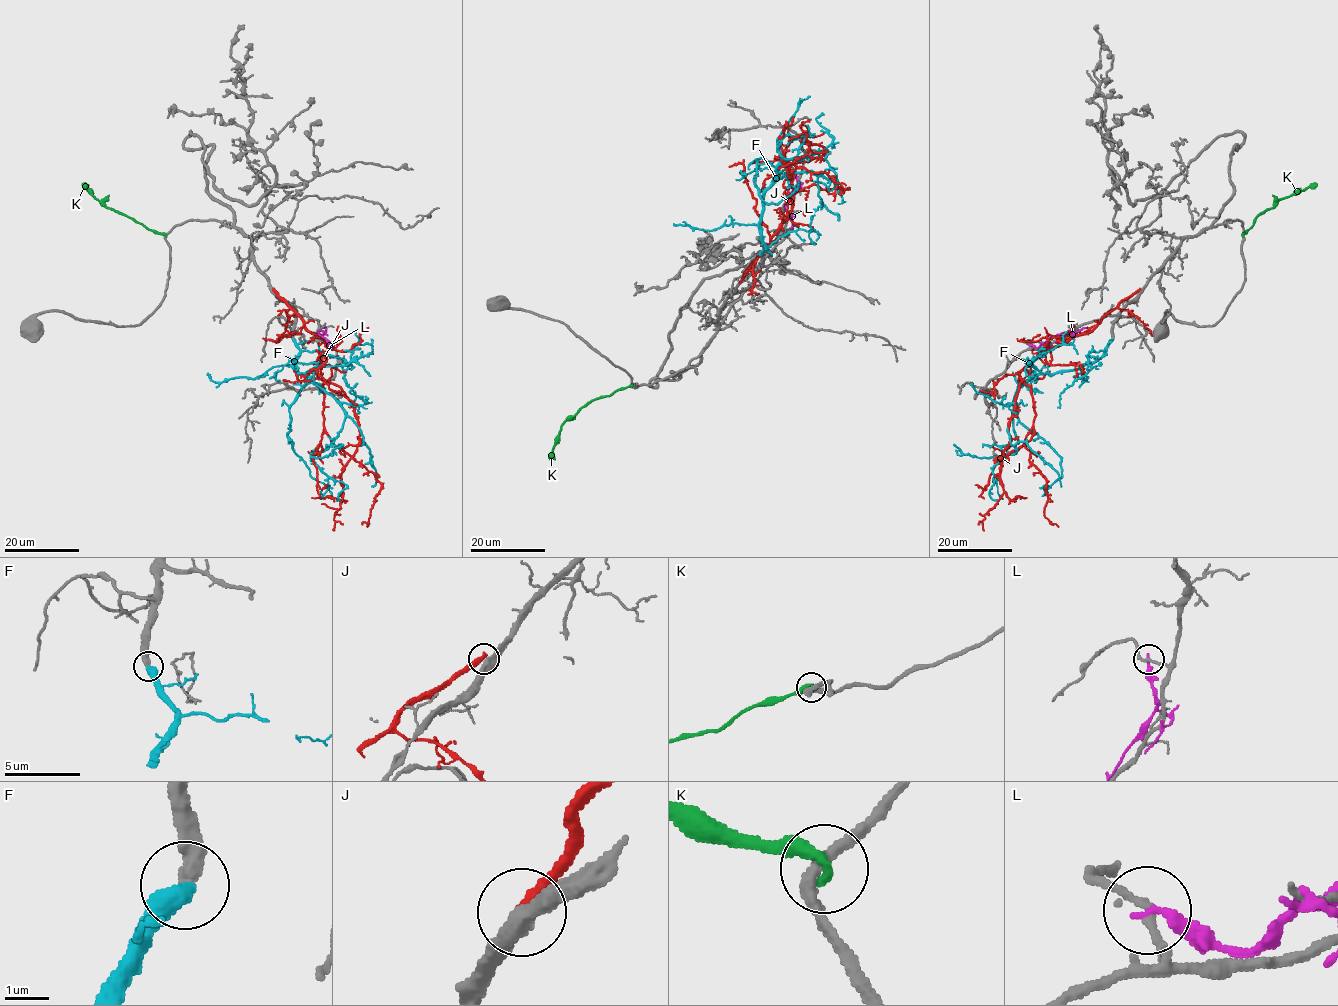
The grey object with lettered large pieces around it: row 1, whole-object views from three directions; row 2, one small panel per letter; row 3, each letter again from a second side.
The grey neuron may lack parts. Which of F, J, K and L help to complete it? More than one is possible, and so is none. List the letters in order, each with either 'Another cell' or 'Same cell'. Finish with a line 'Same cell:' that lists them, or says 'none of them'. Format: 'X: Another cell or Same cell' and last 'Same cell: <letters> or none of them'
F: Same cell
J: Another cell
K: Another cell
L: Another cell
Same cell: F

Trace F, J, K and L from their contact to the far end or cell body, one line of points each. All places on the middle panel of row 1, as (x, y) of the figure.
F: (760, 255), (775, 169), (812, 155), (786, 159), (777, 146), (789, 134), (814, 134), (802, 141)
J: (739, 282), (791, 209), (792, 174), (784, 161), (789, 178), (805, 168), (847, 188), (837, 187), (833, 201)
K: (632, 385), (587, 402), (561, 426), (549, 459)
L: (795, 172), (796, 187), (785, 204), (785, 210), (791, 217), (790, 229)

